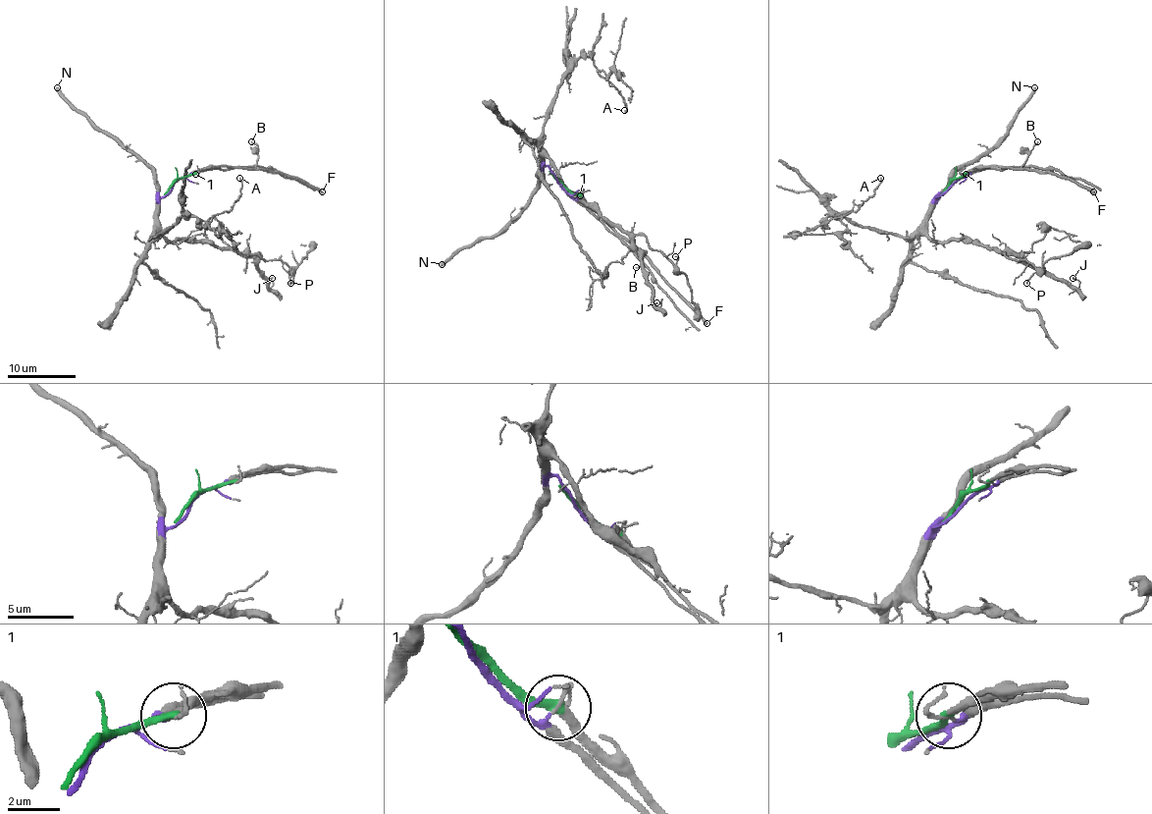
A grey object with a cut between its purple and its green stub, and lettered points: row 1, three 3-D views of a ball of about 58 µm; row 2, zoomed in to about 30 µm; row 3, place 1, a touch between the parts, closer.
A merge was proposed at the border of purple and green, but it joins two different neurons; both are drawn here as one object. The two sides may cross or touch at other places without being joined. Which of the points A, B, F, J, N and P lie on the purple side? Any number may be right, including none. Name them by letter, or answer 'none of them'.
A, J, N, P

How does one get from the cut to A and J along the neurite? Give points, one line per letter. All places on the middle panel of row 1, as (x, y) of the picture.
A: (558, 181), (543, 160), (540, 139), (547, 109), (563, 75), (588, 56), (616, 88), (625, 111)
J: (558, 181), (543, 157), (570, 190), (630, 237), (657, 308), (657, 301)

